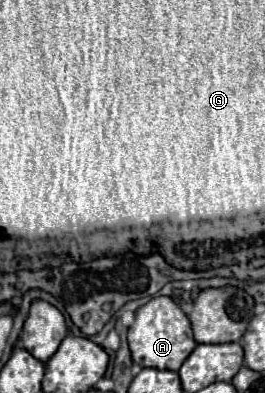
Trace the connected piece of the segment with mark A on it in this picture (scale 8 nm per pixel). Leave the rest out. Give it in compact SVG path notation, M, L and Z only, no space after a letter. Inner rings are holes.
M154 296L150 302L136 310L136 320L128 328L128 344L132 360L138 366L158 368L158 370L180 370L182 362L196 348L188 316L170 296Z

